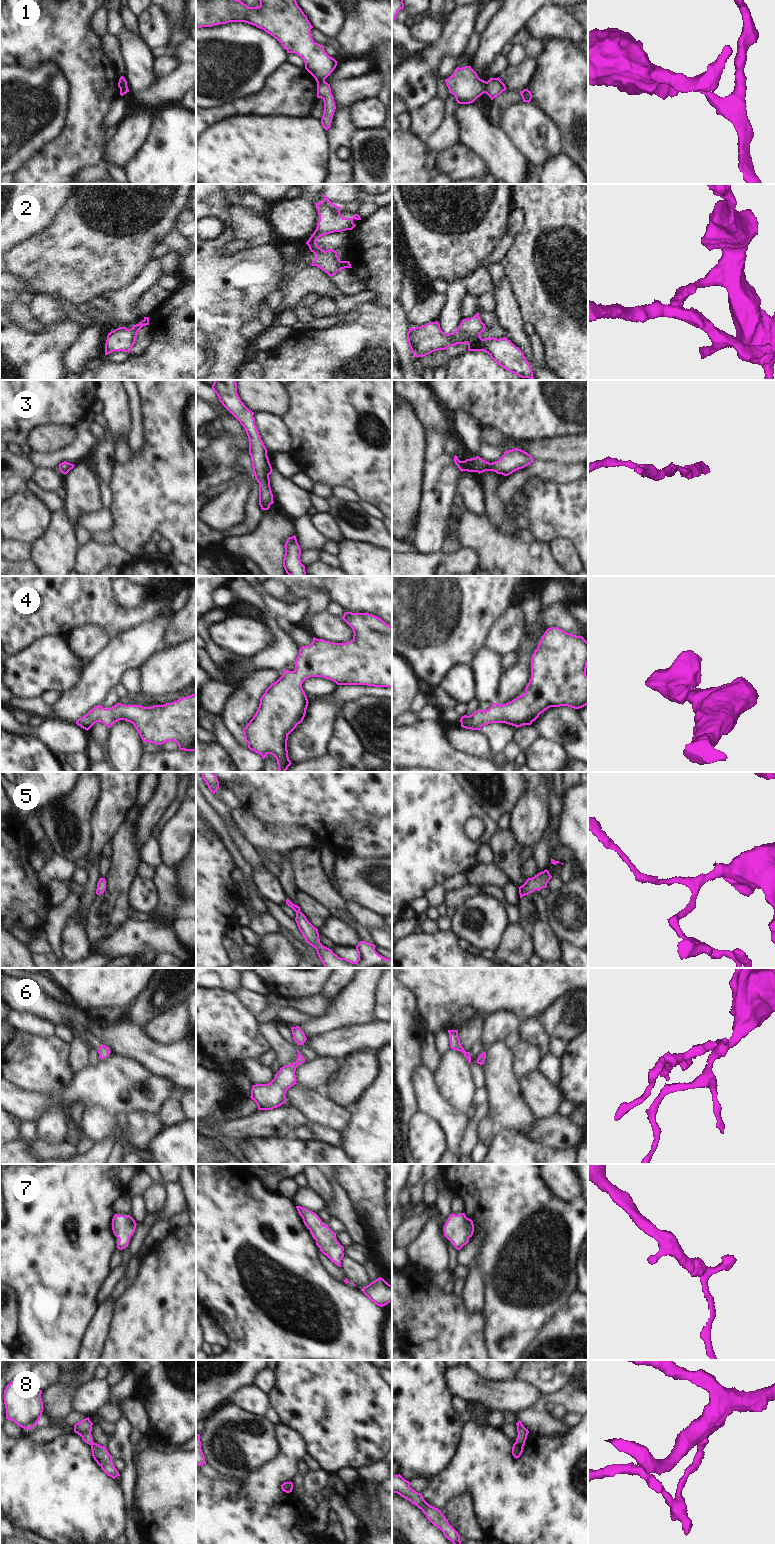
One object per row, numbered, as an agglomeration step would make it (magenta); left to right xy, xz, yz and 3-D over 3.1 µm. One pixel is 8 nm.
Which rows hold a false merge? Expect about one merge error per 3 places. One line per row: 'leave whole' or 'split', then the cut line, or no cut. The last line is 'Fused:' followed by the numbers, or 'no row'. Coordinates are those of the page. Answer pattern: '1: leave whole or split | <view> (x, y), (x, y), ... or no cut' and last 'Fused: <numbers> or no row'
1: split | yz (487, 82), (484, 92)
2: split | yz (458, 328), (463, 332), (479, 335)
3: leave whole | no cut
4: leave whole | no cut
5: leave whole | no cut
6: leave whole | no cut
7: leave whole | no cut
8: split | yz (515, 1442), (522, 1447)
Fused: 1, 2, 8

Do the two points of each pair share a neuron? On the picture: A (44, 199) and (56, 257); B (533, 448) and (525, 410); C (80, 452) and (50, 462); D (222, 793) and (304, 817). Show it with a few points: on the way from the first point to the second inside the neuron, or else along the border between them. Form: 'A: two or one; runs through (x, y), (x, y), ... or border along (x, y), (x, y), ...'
A: two; border along (64, 207), (55, 221), (45, 231), (30, 239)
B: two; border along (554, 437), (526, 441), (508, 439)
C: one; runs through (73, 453), (66, 453), (57, 457)
D: two; border along (219, 783), (233, 794), (242, 808)

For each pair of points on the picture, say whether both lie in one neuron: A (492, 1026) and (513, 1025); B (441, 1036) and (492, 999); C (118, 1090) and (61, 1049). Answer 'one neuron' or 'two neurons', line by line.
A: one neuron
B: two neurons
C: two neurons

